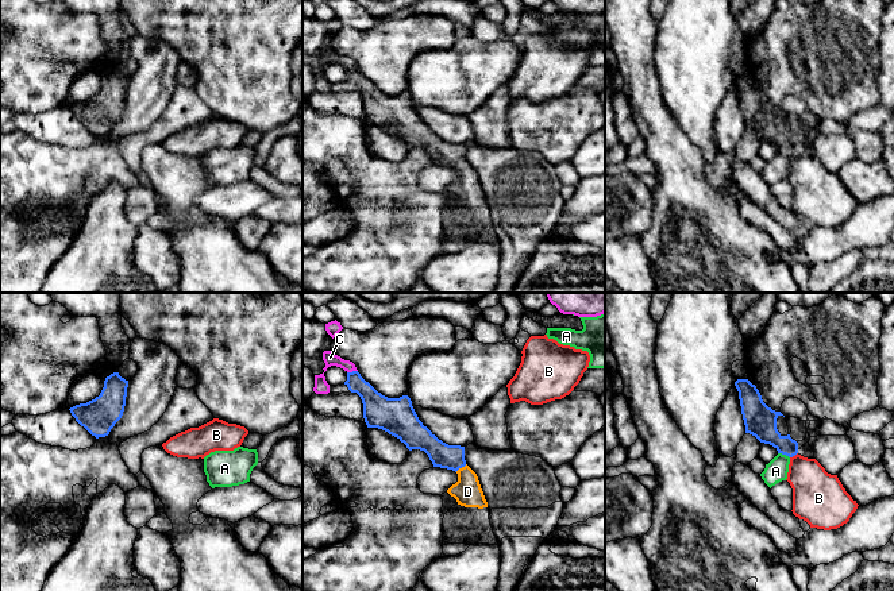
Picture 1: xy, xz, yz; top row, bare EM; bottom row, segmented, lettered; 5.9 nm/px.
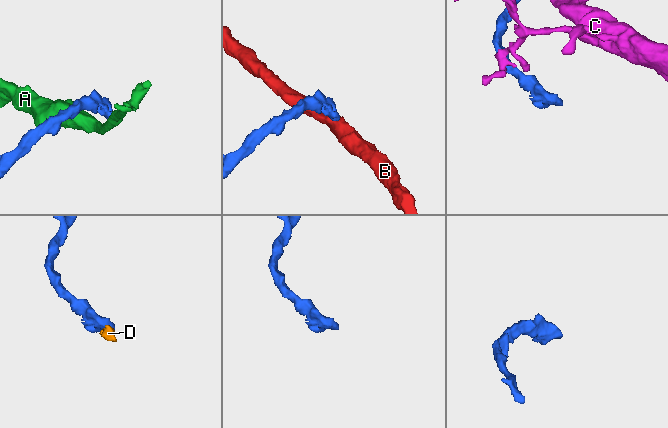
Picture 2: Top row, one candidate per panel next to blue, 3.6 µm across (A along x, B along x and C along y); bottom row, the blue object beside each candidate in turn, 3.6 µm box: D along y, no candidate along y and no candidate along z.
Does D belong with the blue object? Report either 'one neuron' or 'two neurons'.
one neuron

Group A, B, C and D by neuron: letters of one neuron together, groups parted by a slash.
A / B / C / D

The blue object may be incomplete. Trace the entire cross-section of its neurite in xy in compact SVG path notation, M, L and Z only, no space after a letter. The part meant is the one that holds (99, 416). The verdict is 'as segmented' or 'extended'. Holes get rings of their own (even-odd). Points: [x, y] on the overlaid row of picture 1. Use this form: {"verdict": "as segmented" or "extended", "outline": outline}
{"verdict": "as segmented", "outline": "M113 372L104 381L104 387L95 399L70 407L72 416L96 439L109 434L122 418L128 381Z"}

